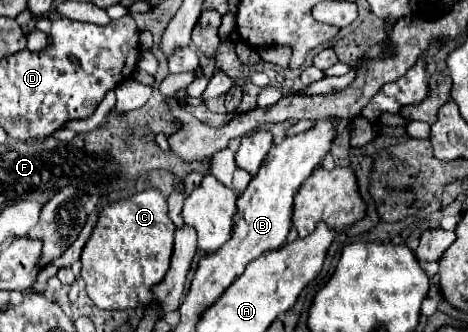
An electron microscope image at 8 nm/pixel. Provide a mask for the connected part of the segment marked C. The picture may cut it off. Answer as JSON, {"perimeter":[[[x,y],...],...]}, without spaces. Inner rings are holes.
{"perimeter":[[[145,190],[129,200],[105,206],[81,254],[81,278],[95,306],[127,310],[149,306],[153,286],[165,278],[173,252],[175,224],[167,216],[167,200],[159,190]]]}

